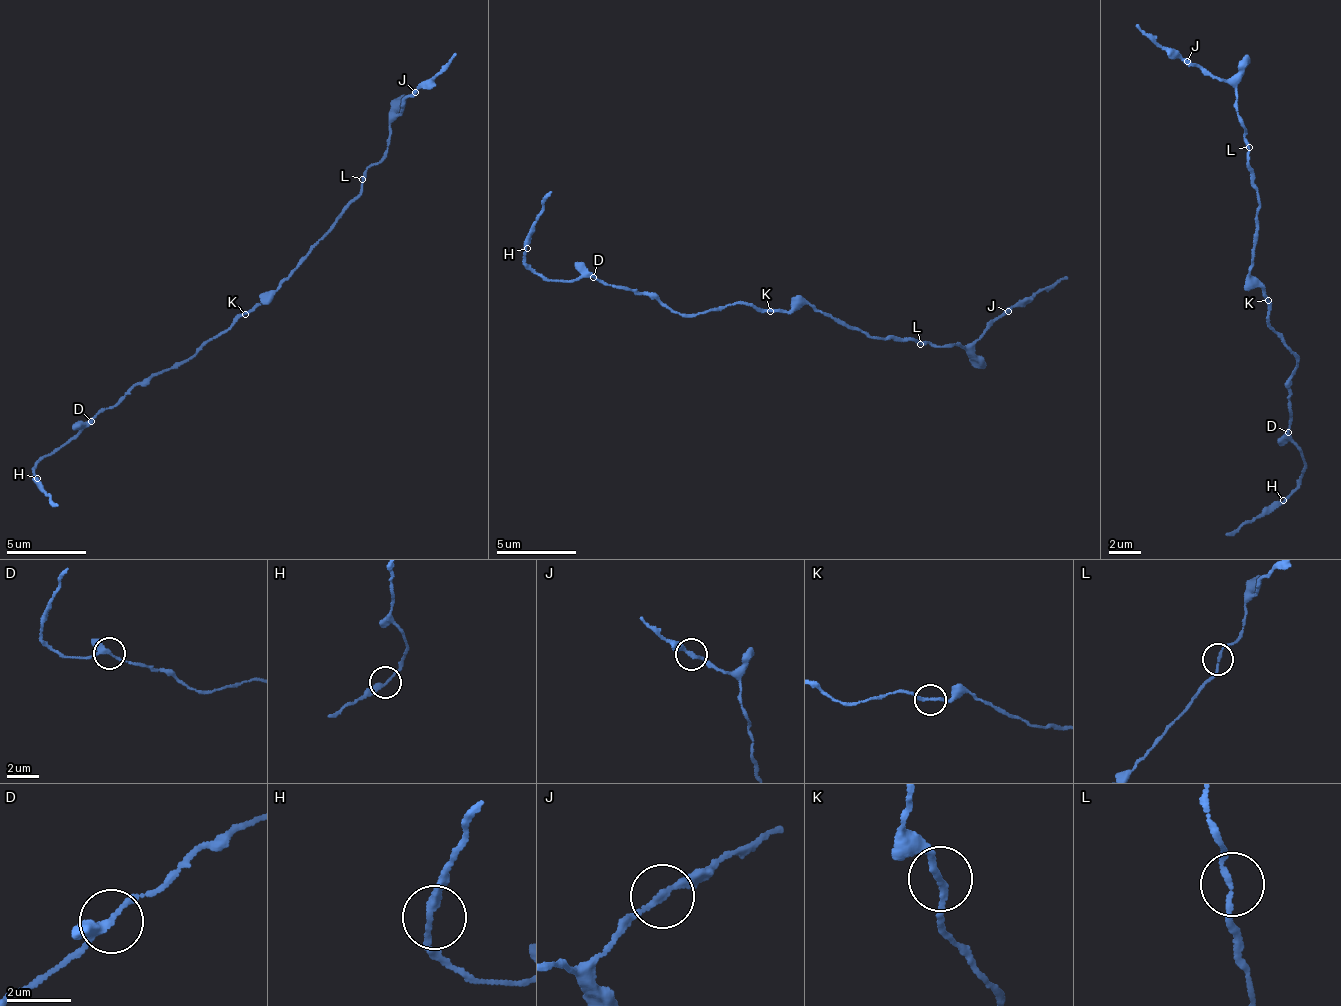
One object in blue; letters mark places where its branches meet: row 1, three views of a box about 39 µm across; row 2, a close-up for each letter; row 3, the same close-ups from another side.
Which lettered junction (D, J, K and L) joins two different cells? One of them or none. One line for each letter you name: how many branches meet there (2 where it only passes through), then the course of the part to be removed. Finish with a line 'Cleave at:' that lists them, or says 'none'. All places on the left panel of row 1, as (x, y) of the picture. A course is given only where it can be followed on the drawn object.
Cleave at: none

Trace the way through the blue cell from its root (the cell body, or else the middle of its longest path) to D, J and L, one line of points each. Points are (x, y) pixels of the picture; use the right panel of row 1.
D: (1263, 295), (1270, 311), (1268, 316), (1271, 326), (1284, 337), (1298, 362), (1289, 383), (1293, 421), (1287, 431)
J: (1263, 295), (1249, 271), (1259, 204), (1246, 132), (1237, 118), (1236, 90), (1197, 62), (1187, 61)
L: (1263, 295), (1261, 286), (1249, 271), (1256, 230), (1254, 217), (1259, 204), (1248, 146)

